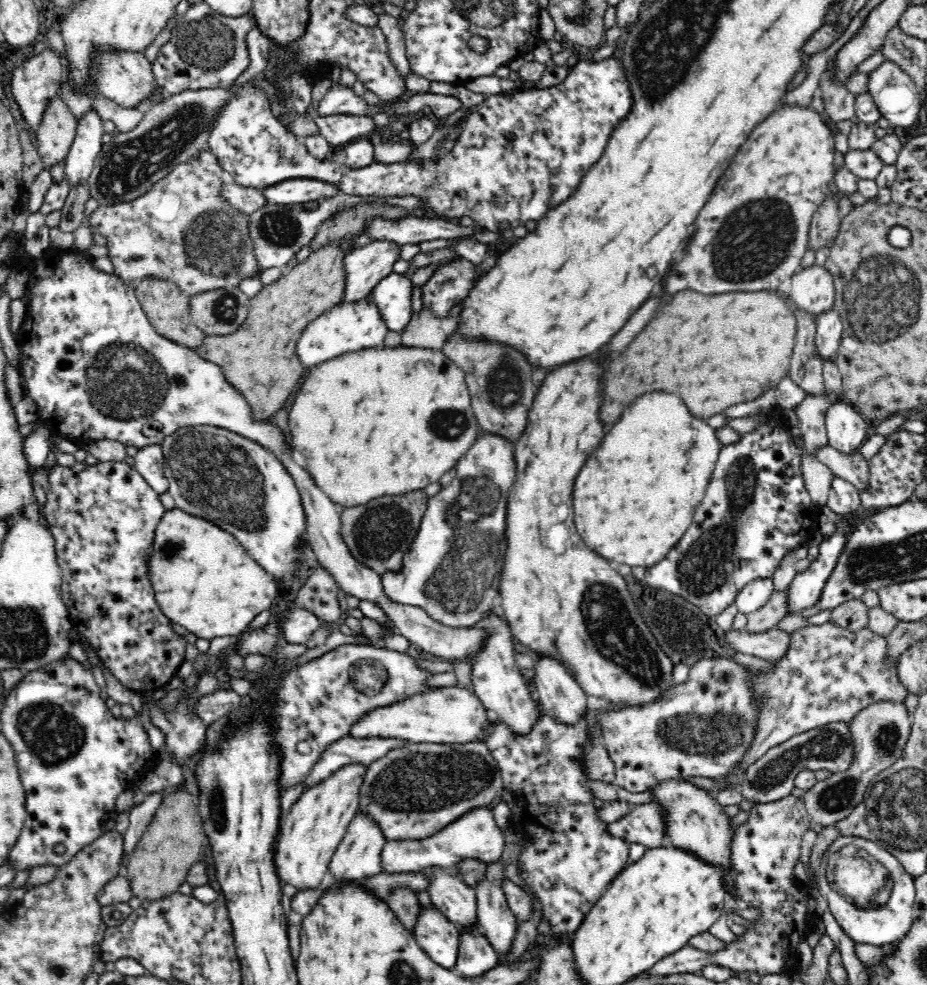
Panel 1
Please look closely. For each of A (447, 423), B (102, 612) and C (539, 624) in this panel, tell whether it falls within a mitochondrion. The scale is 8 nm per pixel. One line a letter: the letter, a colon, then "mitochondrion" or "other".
A: mitochondrion
B: other
C: other

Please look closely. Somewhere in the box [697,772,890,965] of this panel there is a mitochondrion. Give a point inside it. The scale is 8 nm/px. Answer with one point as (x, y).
(837, 797)

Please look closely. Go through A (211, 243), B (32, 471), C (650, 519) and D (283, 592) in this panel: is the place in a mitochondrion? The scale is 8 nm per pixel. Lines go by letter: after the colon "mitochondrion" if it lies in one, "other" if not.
A: mitochondrion
B: other
C: other
D: other

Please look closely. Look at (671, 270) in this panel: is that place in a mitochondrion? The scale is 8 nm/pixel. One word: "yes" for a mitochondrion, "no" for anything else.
no

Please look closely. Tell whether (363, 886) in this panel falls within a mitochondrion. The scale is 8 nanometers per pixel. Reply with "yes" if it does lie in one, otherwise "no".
no

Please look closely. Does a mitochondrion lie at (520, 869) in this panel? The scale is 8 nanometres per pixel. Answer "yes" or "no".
no

